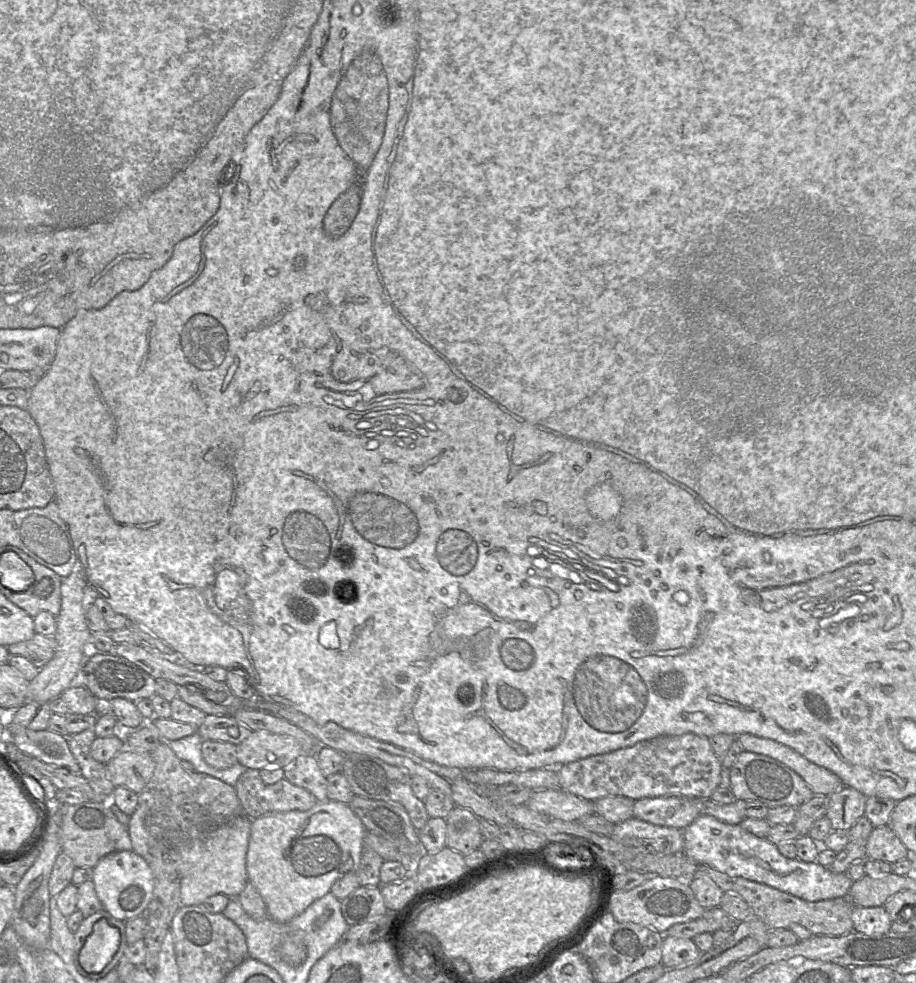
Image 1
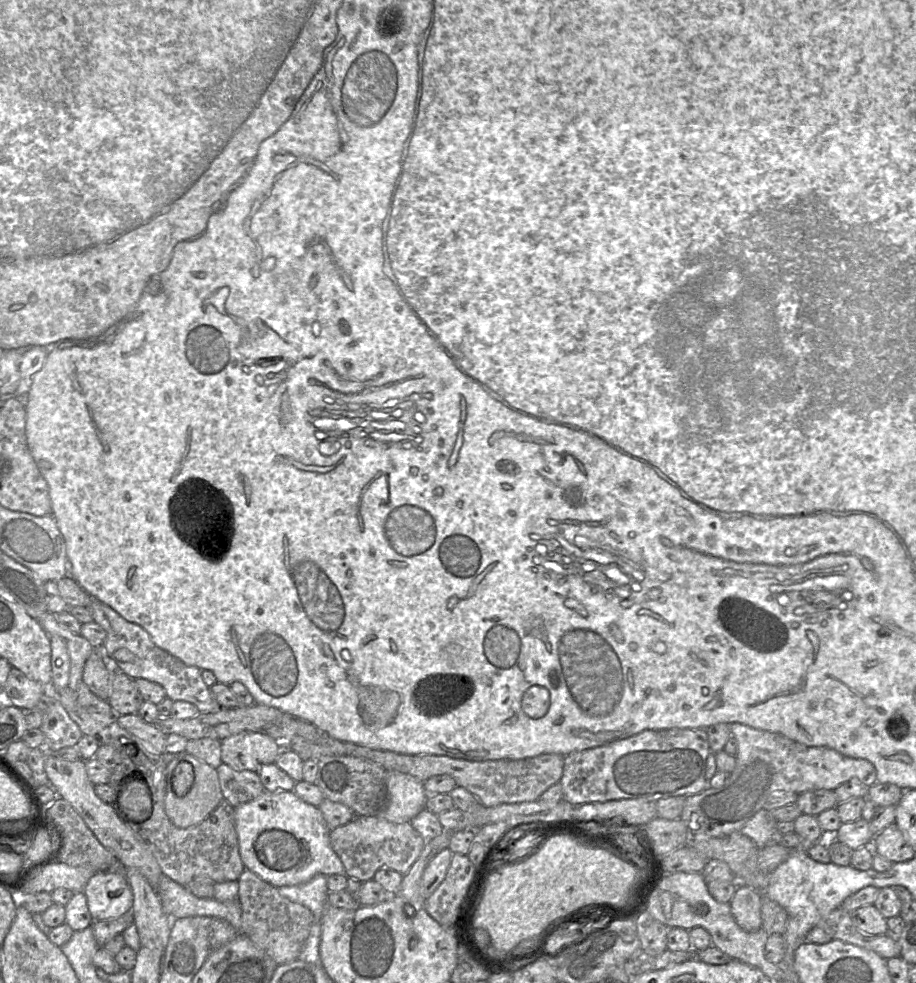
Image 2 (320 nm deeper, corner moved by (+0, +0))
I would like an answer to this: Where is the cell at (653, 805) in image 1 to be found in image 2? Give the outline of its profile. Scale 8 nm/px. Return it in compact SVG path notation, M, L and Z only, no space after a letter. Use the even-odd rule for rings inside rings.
M742 723L730 724L730 730L737 740L735 769L728 775L723 786L707 786L699 793L687 796L679 819L687 826L690 837L722 837L741 832L746 822L763 808L767 798L774 793L801 794L810 790L835 790L848 781L859 781L870 787L877 782L876 768L866 759L848 757L827 747L807 746L778 733L759 730Z

